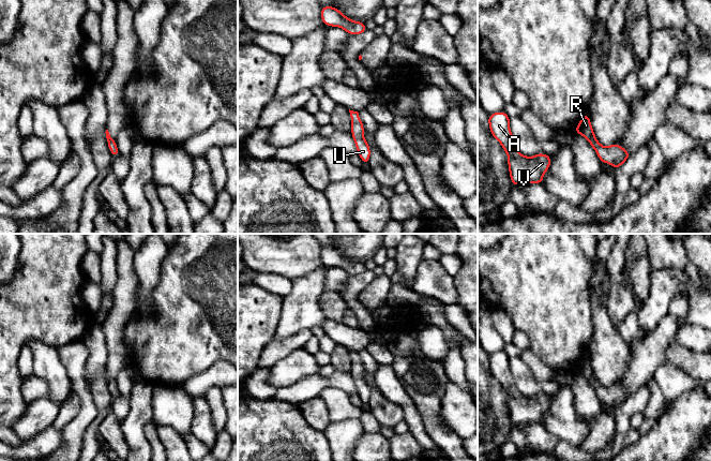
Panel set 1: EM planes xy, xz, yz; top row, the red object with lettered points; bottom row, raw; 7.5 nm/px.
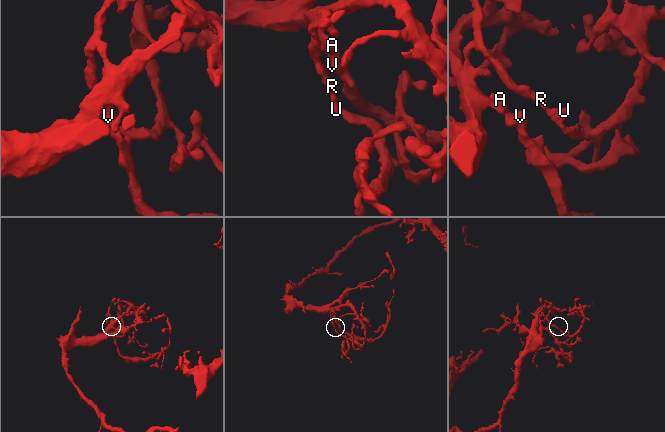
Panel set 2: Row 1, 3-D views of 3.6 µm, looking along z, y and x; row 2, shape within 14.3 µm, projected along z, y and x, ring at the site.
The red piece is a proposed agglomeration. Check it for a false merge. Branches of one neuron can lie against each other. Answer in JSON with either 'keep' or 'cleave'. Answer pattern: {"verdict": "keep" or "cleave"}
{"verdict": "keep"}

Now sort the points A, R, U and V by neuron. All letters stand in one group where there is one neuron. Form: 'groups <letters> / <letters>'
groups A R U V

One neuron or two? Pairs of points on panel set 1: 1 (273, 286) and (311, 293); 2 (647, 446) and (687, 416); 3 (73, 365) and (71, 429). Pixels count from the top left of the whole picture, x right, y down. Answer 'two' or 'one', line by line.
1: two
2: one
3: one

